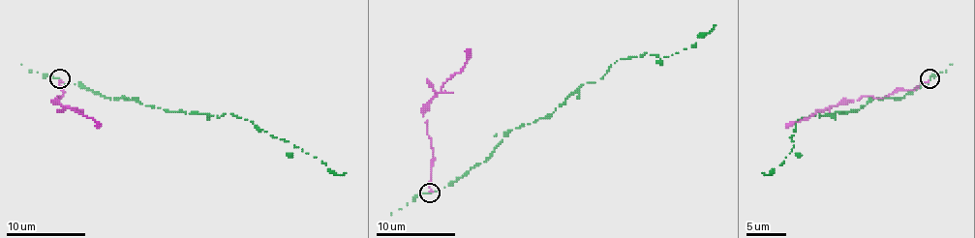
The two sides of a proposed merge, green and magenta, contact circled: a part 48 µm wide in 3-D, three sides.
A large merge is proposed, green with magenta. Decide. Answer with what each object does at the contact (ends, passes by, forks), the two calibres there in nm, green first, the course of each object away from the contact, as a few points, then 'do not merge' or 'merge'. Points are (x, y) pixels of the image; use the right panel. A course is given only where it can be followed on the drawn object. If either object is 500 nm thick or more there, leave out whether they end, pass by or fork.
green ends | magenta ends | 180/200 nm | green via (930, 78), (897, 100), (872, 98), (855, 111), (798, 120), (790, 137), (794, 147), (770, 175), (762, 173) | magenta via (929, 80), (912, 90), (845, 100), (792, 122), (785, 128) | do not merge

